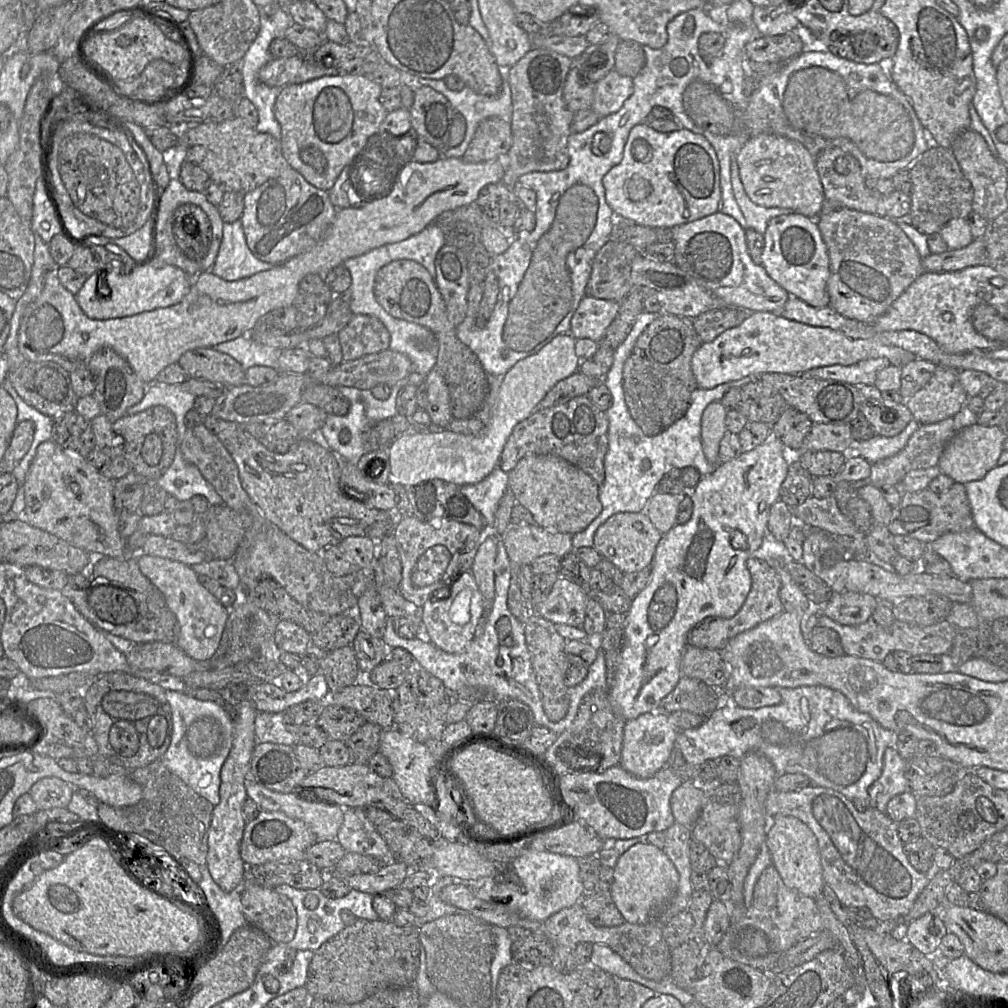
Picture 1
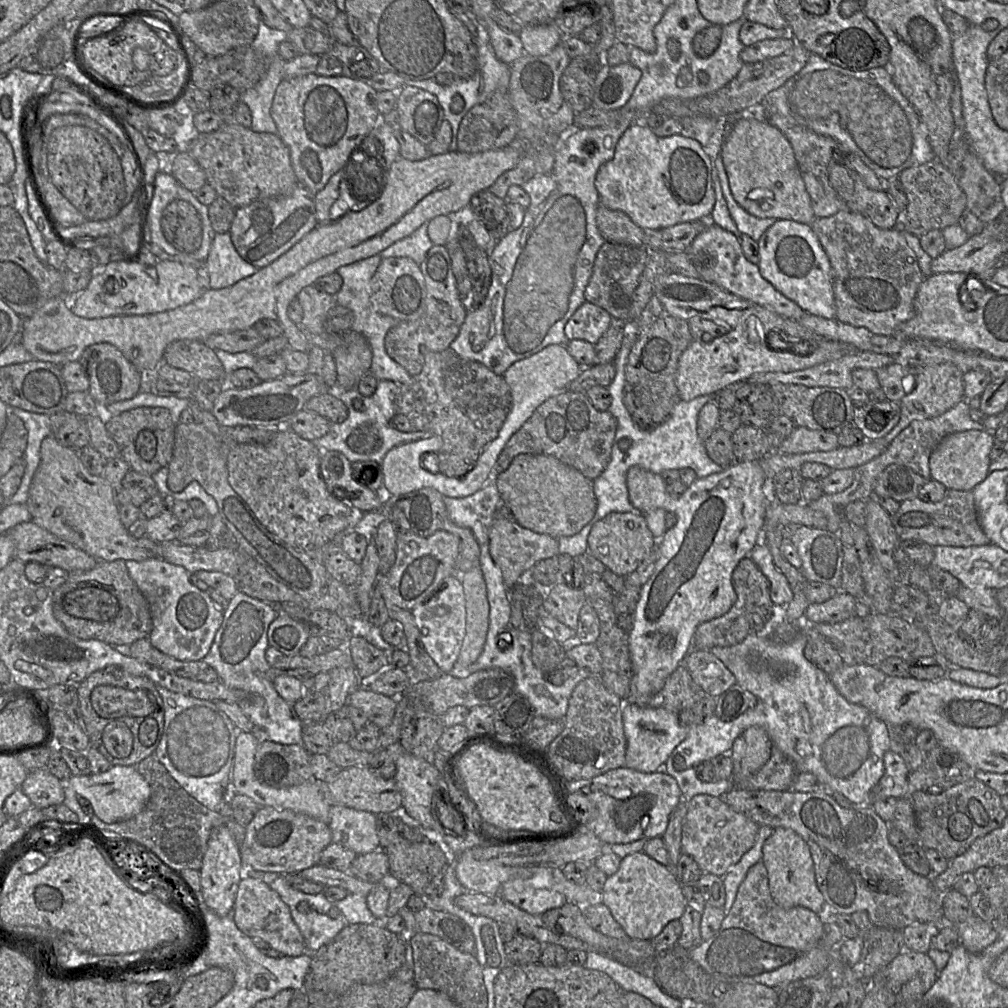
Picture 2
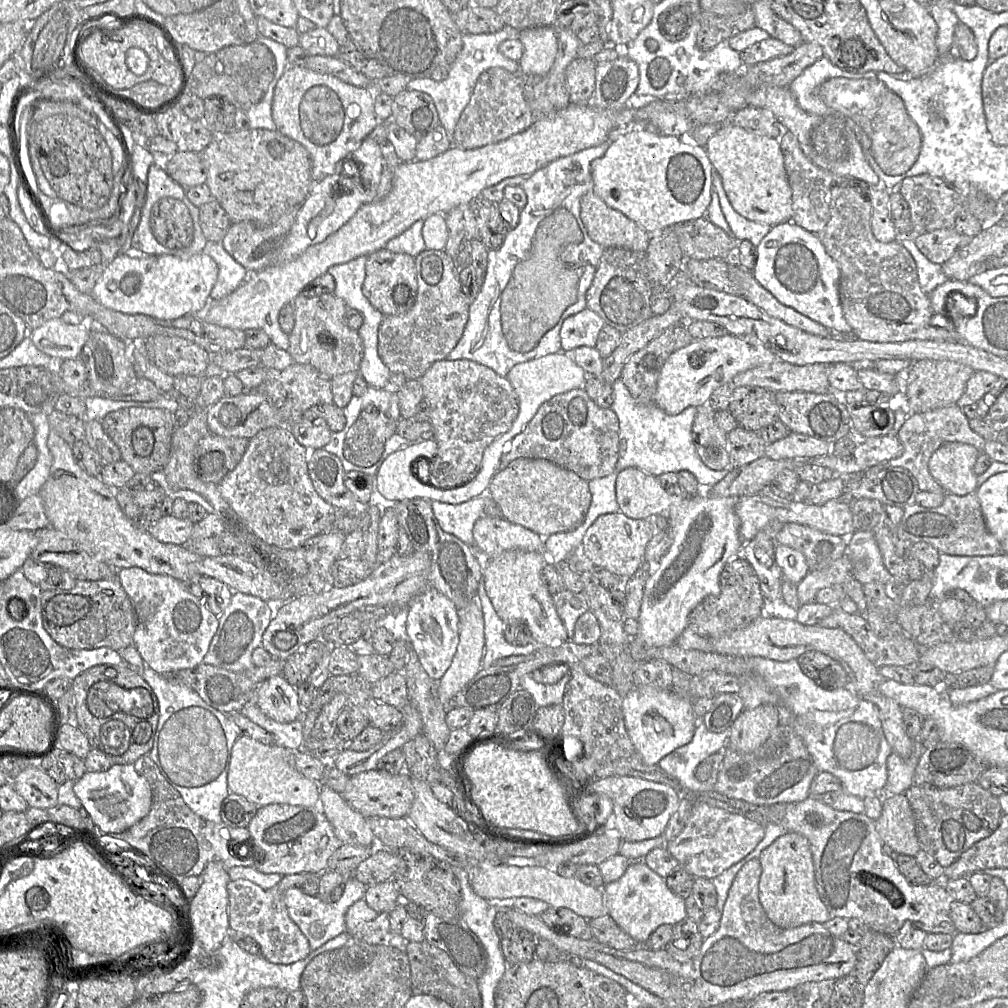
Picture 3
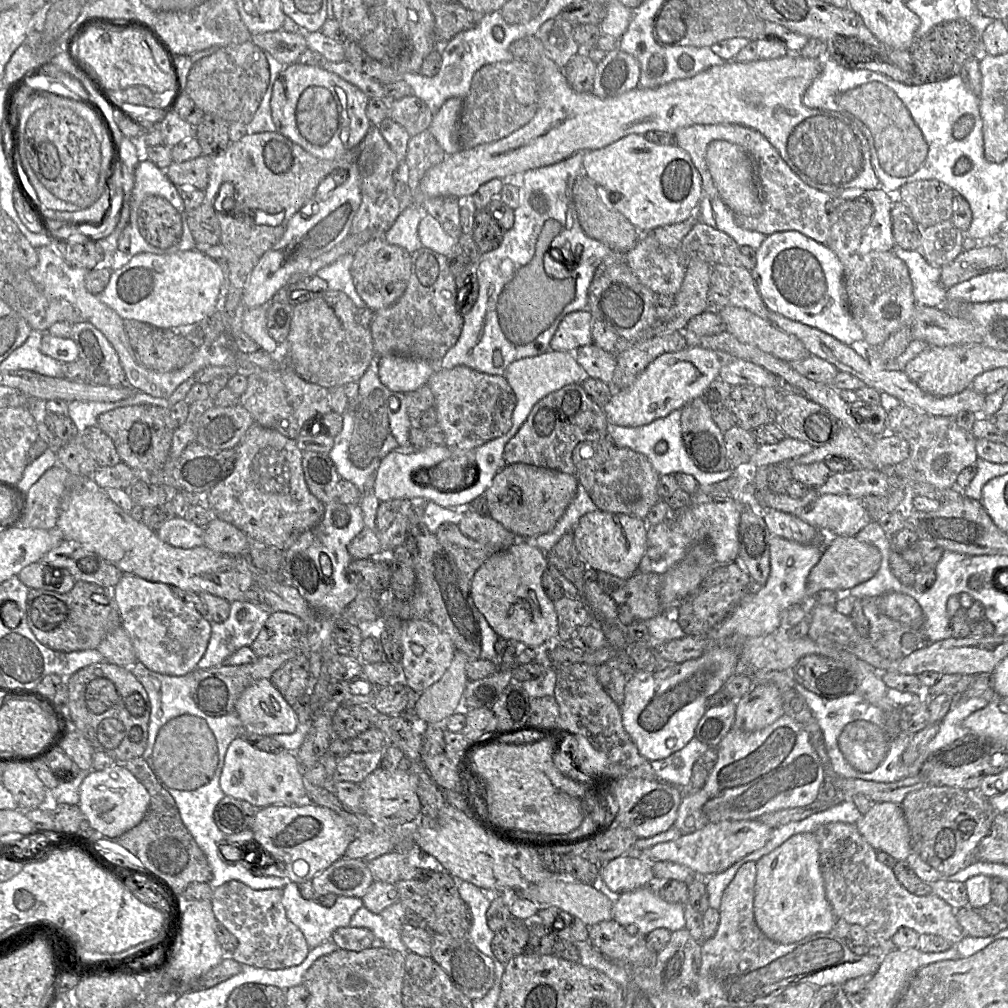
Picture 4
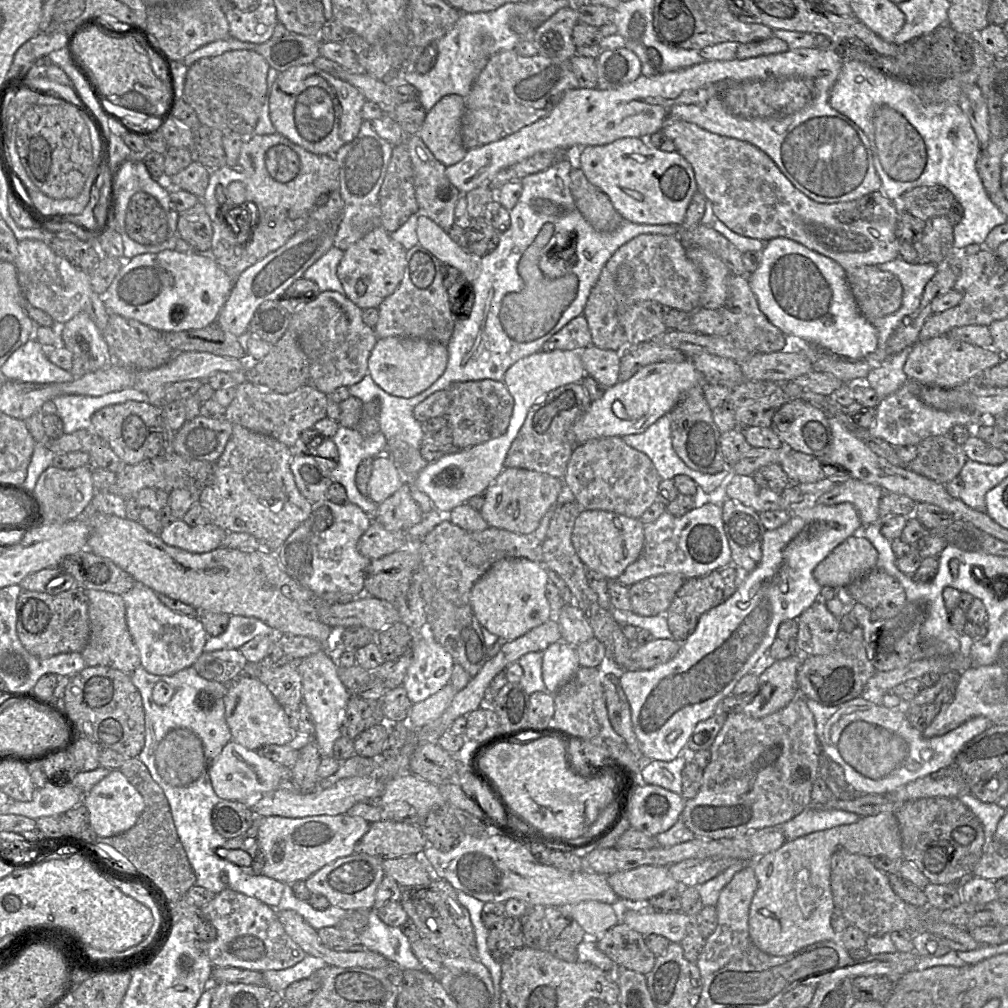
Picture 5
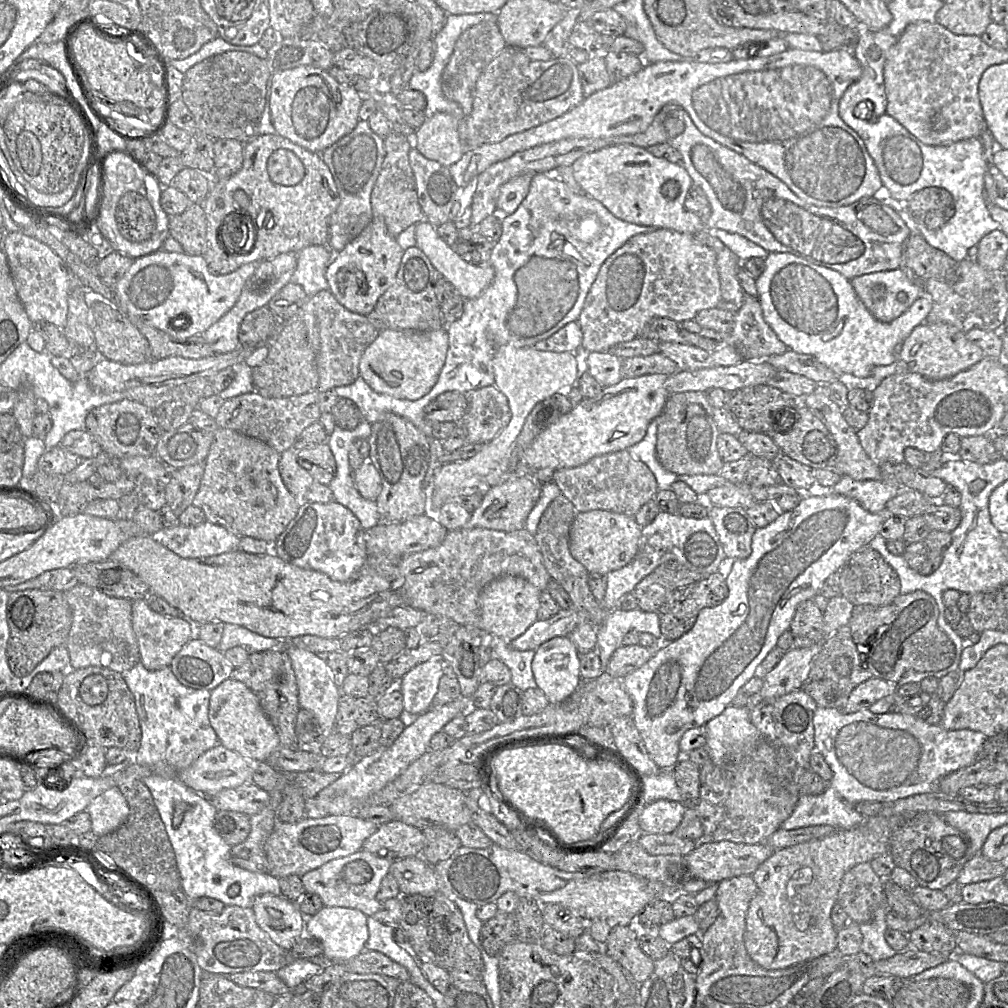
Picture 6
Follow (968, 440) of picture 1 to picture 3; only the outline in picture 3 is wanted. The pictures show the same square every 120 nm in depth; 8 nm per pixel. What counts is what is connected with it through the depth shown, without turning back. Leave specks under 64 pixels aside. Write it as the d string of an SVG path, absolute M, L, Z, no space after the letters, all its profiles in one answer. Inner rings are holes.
M960 442L946 443L932 454L929 460L929 472L945 493L958 496L975 493L978 475L974 472L974 465L979 455L980 452L972 445Z

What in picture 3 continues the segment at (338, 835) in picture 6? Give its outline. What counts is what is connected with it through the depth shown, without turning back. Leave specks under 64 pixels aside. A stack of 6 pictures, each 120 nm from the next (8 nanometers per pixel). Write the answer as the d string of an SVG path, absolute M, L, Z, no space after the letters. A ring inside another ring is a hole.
M269 804L257 810L247 828L254 847L249 852L255 858L253 868L264 874L321 874L330 856L343 845L319 805Z

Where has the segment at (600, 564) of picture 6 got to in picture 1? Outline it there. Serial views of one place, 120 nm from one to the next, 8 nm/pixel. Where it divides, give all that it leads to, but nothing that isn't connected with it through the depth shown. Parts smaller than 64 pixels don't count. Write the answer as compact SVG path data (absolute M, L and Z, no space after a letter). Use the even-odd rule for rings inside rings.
M620 512L612 515L598 527L592 547L622 573L632 573L651 567L662 535L645 512Z

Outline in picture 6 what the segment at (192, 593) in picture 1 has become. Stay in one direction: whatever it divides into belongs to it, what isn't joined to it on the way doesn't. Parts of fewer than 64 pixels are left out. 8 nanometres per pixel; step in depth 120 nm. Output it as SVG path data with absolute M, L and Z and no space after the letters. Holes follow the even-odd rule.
M146 599L132 601L132 626L137 638L140 662L147 670L168 667L173 657L195 636L196 626L187 618L167 617L154 612Z

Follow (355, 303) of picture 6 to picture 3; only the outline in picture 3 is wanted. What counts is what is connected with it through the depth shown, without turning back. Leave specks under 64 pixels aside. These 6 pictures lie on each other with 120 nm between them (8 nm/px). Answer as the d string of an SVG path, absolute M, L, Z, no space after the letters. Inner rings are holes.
M382 248L367 256L366 276L362 287L364 296L384 316L402 315L415 304L418 283L415 259L409 254L394 253Z

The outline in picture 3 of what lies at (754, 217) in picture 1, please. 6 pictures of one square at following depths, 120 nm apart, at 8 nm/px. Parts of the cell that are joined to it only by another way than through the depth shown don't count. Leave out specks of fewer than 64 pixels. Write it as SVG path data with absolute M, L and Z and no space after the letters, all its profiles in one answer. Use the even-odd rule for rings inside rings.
M712 172L712 188L717 192L721 211L727 221L731 236L737 241L747 240L753 246L758 246L763 237L769 232L771 226L748 220L738 214L731 206L723 188L720 176Z

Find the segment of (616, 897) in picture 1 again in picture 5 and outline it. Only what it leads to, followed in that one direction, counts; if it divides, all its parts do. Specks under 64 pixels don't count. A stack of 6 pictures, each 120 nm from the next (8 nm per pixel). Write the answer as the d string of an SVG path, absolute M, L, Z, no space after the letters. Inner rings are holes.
M647 905L632 906L621 914L621 921L631 929L646 934L658 934L670 942L680 943L691 921L690 916L678 911L658 913Z

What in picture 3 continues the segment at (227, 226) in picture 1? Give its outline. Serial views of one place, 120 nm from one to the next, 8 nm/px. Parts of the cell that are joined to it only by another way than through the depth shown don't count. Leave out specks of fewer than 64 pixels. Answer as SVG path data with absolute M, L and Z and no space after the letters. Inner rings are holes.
M208 241L203 253L208 254L219 269L217 280L210 292L211 301L226 297L246 281L250 275L250 272L235 261L220 242Z

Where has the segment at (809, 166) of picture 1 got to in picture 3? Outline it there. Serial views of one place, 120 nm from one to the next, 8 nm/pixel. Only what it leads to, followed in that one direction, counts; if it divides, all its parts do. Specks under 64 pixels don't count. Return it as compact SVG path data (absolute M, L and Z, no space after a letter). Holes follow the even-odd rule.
M727 122L710 137L704 148L714 171L722 180L731 206L738 214L768 226L791 222L792 193L778 139Z

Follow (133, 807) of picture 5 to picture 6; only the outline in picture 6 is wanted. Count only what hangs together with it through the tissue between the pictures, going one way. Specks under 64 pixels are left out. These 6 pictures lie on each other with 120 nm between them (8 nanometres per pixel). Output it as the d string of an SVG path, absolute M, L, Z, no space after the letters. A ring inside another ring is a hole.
M118 787L106 790L87 807L91 817L91 831L97 836L119 828L129 815L129 806Z

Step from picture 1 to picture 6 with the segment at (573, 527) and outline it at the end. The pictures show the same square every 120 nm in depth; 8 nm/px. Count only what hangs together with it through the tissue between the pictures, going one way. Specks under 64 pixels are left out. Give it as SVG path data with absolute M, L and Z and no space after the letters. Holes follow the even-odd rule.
M516 475L502 483L485 488L482 502L471 512L466 527L481 527L505 532L525 528L526 519L540 497L541 485L542 483L530 476Z

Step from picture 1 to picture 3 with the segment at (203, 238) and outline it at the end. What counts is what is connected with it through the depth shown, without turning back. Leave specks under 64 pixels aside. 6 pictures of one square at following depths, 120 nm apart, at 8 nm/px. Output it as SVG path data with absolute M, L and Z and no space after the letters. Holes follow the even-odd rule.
M162 198L152 207L150 230L155 241L167 249L185 249L193 240L194 223L187 206L175 198Z

